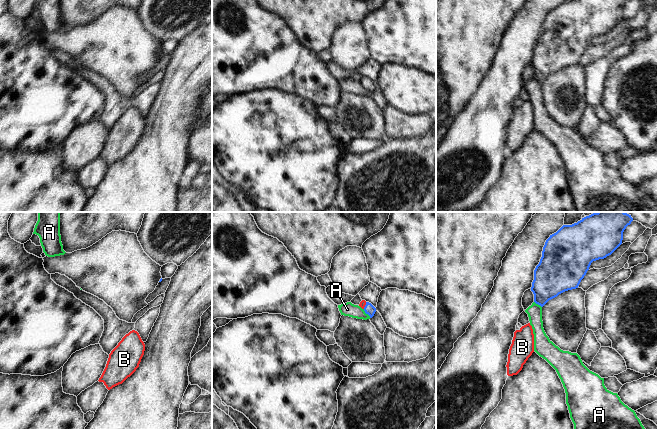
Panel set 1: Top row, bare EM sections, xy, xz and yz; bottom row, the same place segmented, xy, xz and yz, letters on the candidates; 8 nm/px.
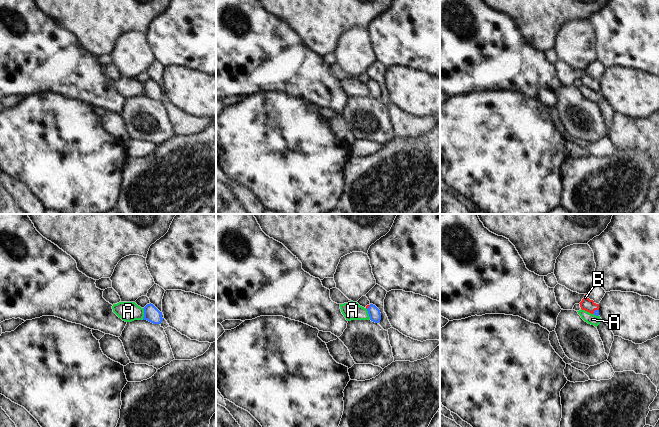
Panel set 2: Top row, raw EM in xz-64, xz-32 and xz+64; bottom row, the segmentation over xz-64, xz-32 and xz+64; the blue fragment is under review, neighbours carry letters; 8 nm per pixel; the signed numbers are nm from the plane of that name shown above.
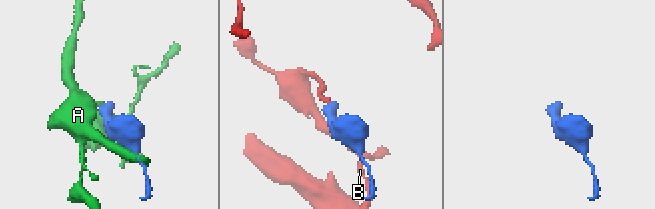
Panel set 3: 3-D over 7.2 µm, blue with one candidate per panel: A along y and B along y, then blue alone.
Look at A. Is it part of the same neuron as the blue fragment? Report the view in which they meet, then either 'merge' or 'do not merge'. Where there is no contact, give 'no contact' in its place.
contact in xz; do not merge

